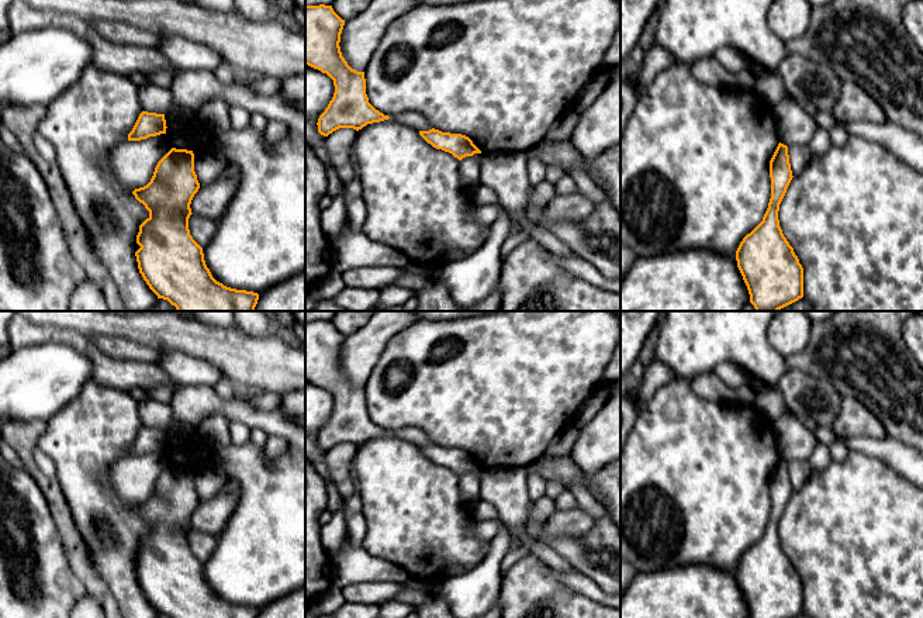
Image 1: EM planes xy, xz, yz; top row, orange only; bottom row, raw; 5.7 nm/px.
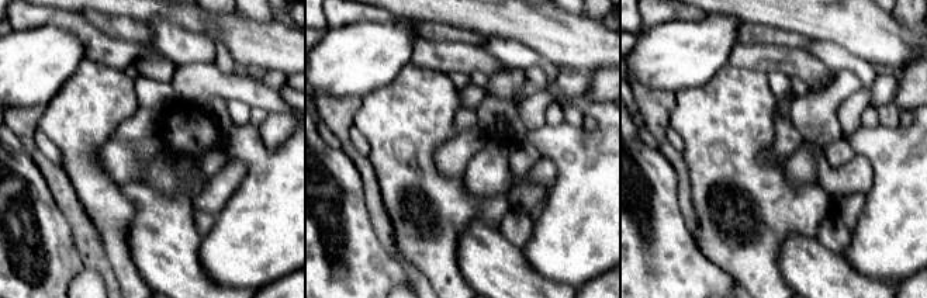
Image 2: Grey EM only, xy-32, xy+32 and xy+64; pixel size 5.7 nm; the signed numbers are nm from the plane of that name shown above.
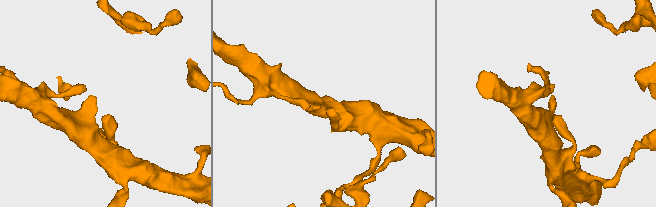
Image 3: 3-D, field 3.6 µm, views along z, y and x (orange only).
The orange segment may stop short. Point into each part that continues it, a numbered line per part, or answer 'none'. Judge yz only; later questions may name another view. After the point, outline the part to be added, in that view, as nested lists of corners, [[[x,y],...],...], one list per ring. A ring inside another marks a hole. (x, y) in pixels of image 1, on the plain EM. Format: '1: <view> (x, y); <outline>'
none

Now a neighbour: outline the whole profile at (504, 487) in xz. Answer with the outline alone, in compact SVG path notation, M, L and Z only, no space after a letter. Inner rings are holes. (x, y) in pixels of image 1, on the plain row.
M481 467L481 500L492 504L511 534L511 549L522 546L532 504L526 487L526 467Z

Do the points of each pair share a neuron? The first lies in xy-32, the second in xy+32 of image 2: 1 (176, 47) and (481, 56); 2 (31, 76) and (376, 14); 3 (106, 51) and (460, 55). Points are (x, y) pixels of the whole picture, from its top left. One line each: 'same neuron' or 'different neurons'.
1: different neurons
2: different neurons
3: same neuron

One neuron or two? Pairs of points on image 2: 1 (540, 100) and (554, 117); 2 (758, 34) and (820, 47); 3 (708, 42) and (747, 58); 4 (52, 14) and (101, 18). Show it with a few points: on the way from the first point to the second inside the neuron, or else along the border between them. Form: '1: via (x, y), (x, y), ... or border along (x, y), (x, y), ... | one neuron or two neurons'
1: border along (553, 100), (546, 110), (545, 122) | two neurons
2: border along (813, 40), (805, 48) | two neurons
3: border along (739, 41), (733, 47), (727, 62) | two neurons
4: border along (82, 14), (110, 37) | two neurons

